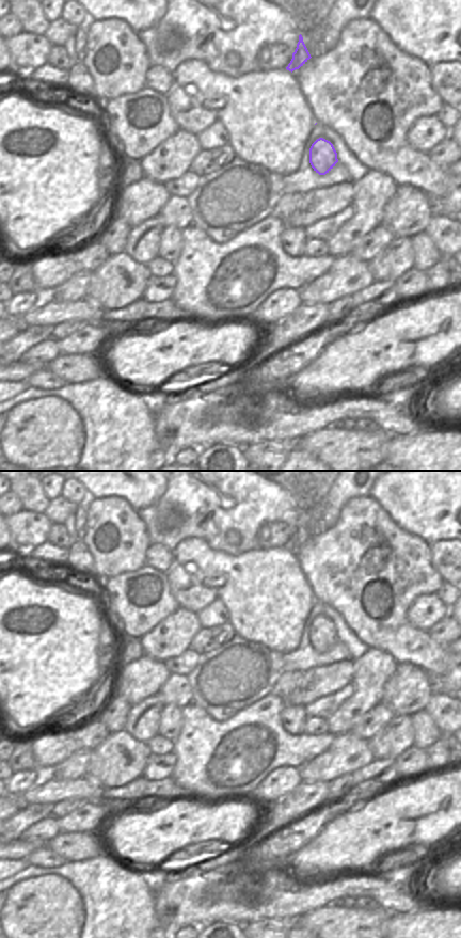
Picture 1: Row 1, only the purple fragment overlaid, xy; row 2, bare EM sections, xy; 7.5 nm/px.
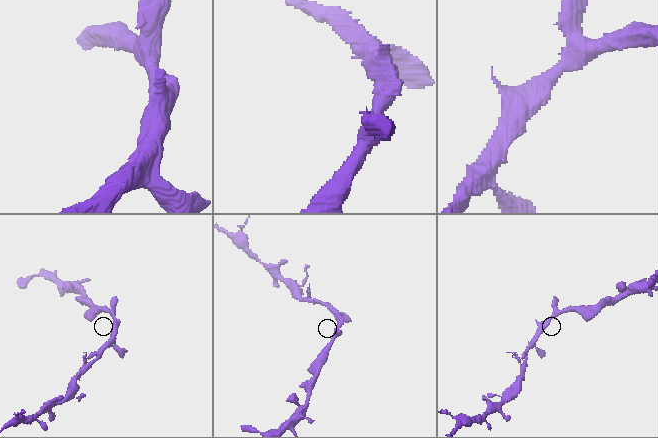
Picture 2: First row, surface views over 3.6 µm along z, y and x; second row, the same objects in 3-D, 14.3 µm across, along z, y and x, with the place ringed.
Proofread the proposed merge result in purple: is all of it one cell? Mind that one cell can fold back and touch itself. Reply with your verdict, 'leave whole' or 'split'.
leave whole

